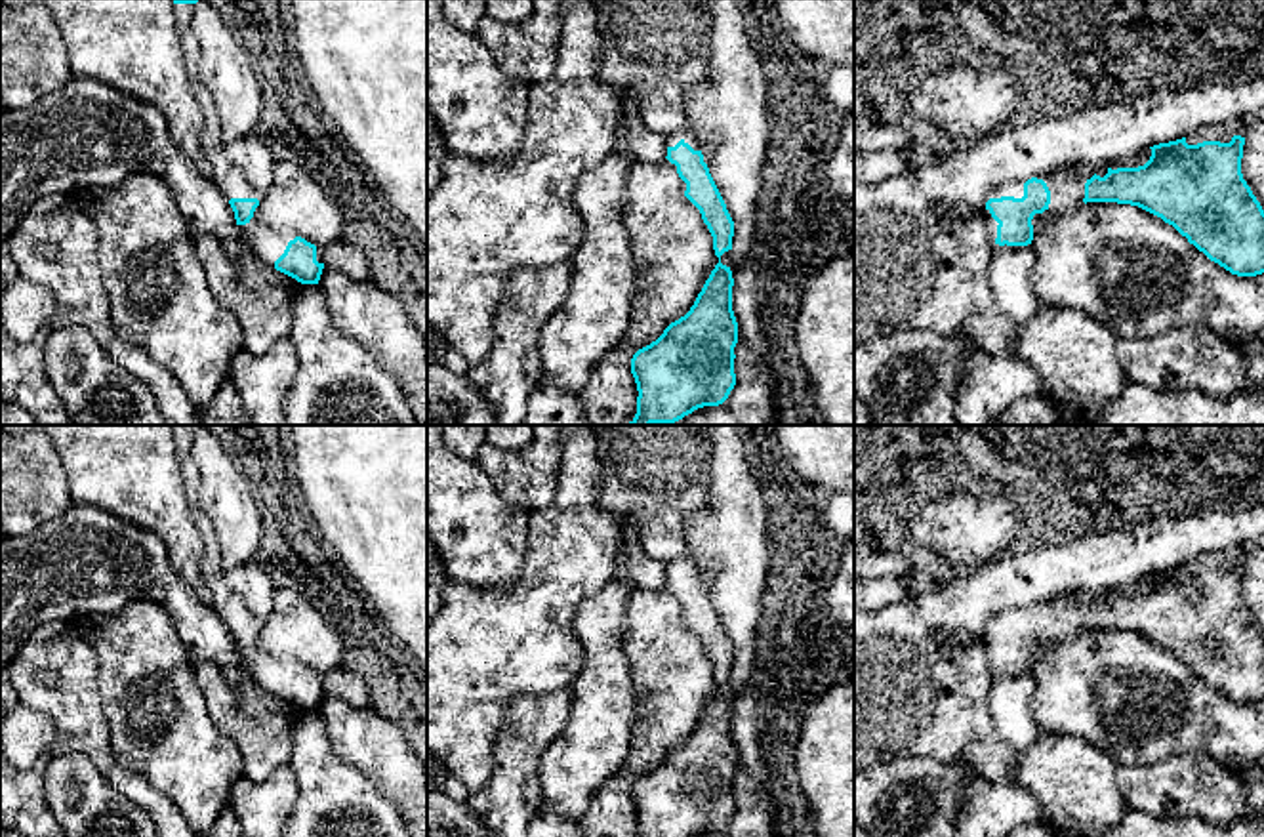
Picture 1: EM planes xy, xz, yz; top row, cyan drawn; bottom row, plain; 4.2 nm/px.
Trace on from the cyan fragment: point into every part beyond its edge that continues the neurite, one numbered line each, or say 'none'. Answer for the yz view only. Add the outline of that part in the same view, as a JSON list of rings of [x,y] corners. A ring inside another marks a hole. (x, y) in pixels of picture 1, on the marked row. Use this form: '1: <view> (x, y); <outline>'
1: yz (1066, 189); [[[1068,164],[1068,166],[1060,166],[1047,174],[1031,175],[1031,177],[1043,179],[1050,191],[1049,208],[1043,214],[1035,214],[1033,217],[1037,217],[1037,215],[1060,217],[1066,214],[1073,214],[1077,208],[1081,208],[1085,204],[1083,198],[1085,198],[1087,179],[1081,179],[1075,175],[1075,172],[1073,172],[1075,166],[1077,164]],[[1031,177],[999,183],[988,191],[986,198],[988,200],[1001,198],[1001,196],[1022,198],[1024,183]]]

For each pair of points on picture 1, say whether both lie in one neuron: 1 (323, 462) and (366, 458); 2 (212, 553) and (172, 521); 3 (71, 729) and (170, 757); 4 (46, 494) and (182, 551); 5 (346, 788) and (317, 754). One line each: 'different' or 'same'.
1: different
2: different
3: different
4: different
5: same

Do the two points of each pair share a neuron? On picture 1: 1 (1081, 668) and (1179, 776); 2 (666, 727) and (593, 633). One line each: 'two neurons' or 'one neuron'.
1: two neurons
2: two neurons

